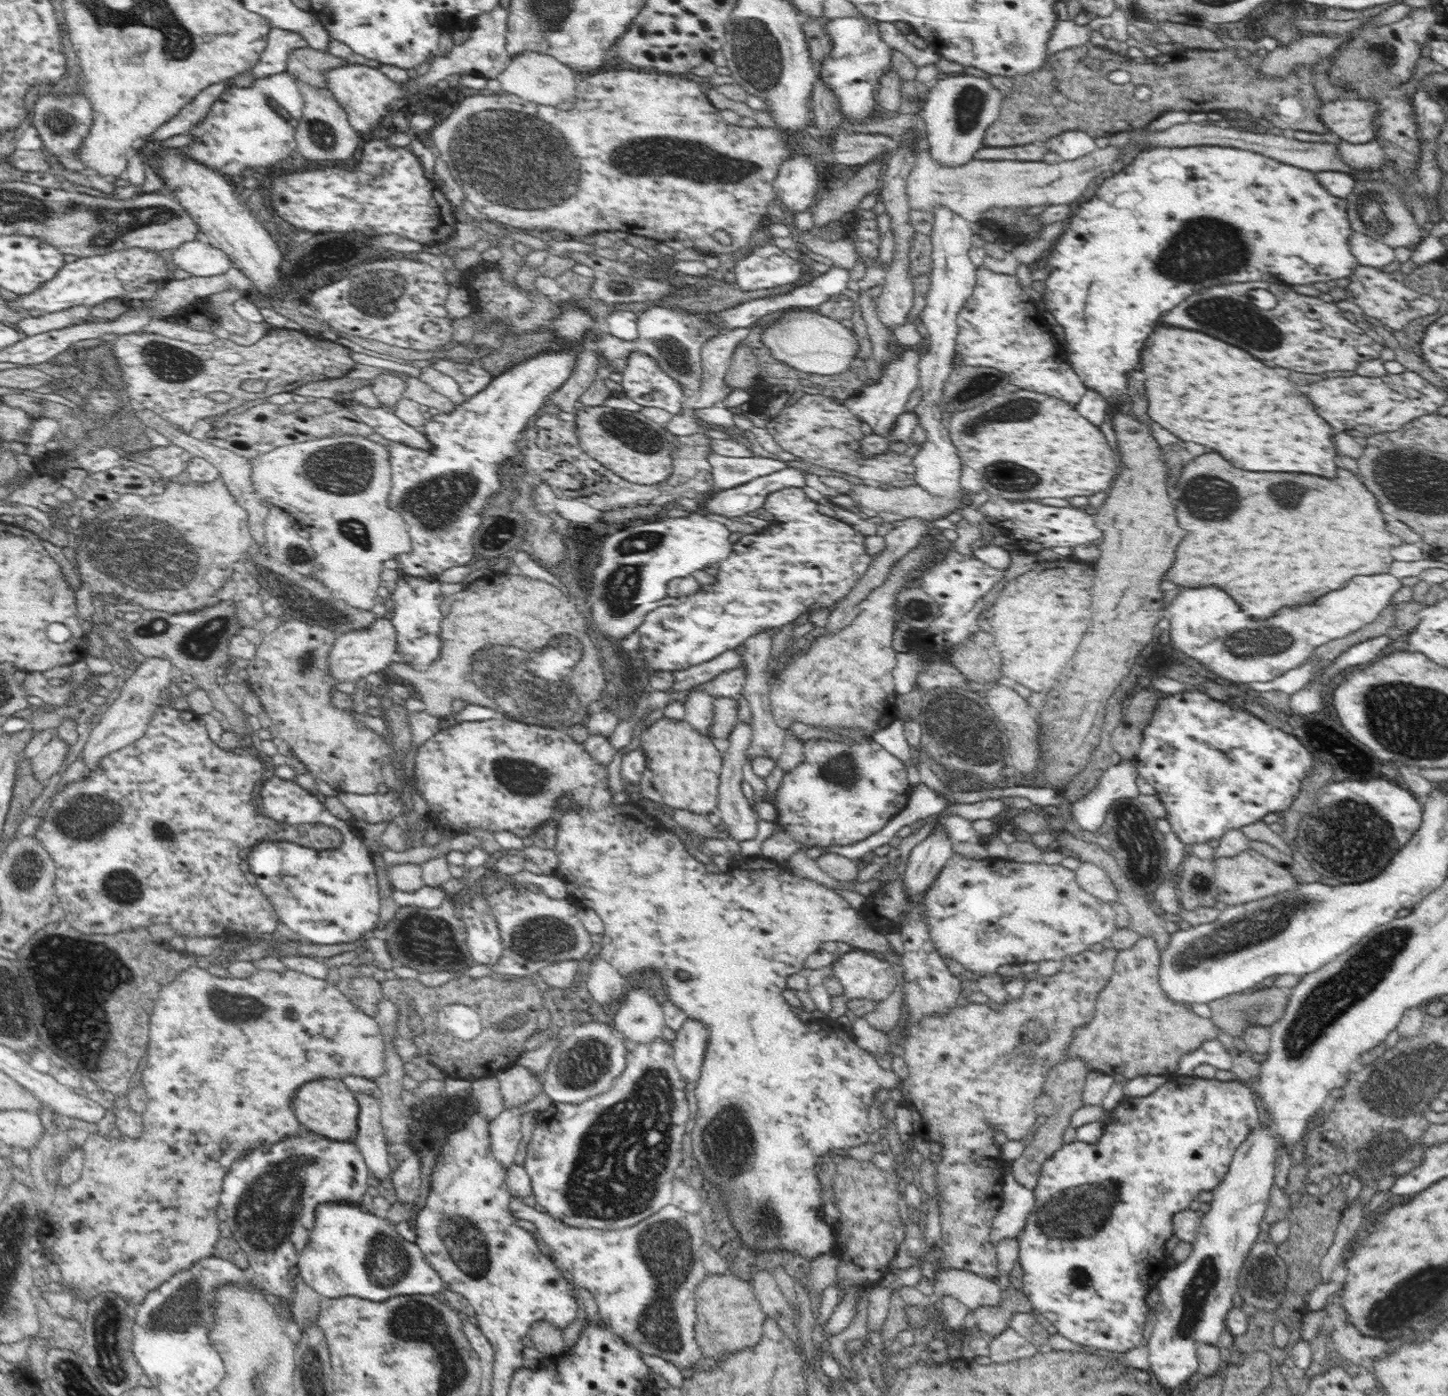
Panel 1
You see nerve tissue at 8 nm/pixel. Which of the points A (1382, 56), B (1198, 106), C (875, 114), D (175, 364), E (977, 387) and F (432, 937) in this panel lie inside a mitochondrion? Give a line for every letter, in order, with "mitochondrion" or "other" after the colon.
A: mitochondrion
B: other
C: other
D: mitochondrion
E: mitochondrion
F: mitochondrion

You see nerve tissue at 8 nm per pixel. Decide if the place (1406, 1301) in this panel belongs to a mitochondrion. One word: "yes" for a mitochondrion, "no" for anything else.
yes

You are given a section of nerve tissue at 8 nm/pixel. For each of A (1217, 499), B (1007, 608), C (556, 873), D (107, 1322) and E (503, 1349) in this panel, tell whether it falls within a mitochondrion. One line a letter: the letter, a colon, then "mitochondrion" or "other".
A: mitochondrion
B: other
C: other
D: mitochondrion
E: other

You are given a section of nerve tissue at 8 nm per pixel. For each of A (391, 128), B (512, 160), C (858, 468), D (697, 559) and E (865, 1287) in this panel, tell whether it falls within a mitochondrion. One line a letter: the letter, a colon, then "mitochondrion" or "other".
A: other
B: mitochondrion
C: other
D: other
E: other

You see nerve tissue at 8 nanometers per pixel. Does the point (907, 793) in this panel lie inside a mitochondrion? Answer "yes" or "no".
no

